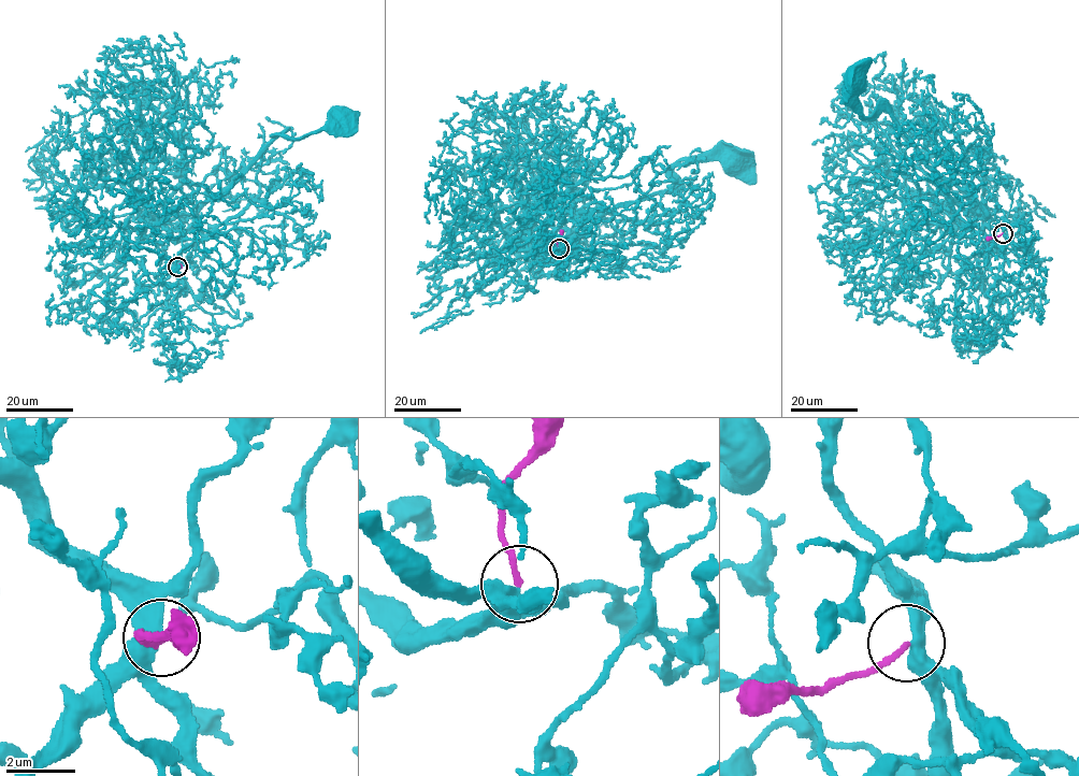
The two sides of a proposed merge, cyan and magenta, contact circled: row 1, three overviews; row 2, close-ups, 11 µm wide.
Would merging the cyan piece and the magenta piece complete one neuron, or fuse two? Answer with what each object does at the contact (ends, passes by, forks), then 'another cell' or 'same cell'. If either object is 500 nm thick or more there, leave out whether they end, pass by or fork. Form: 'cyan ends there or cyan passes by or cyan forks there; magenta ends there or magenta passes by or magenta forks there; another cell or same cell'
cyan passes by; magenta ends there; another cell

